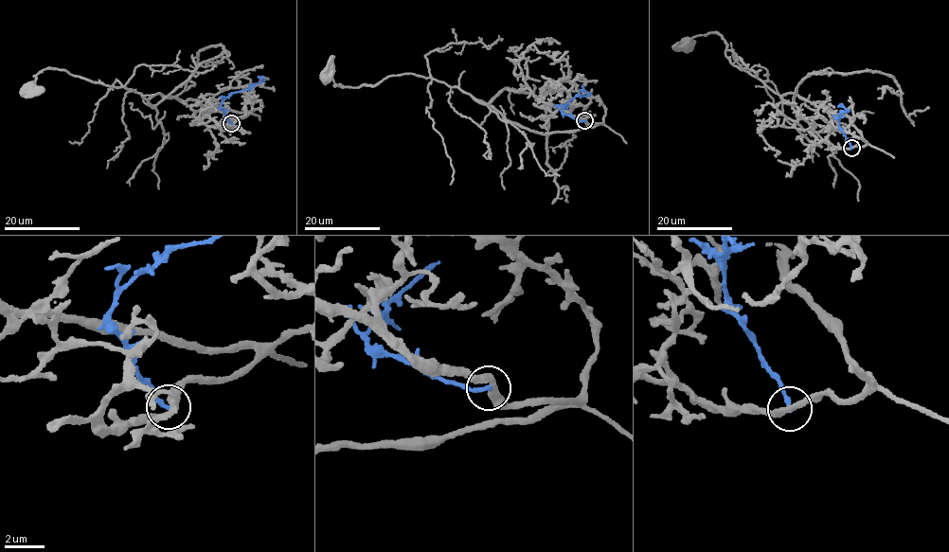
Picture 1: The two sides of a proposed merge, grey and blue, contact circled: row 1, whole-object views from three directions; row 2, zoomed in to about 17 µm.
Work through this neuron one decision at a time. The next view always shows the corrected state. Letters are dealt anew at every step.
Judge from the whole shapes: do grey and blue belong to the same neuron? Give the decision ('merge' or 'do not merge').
do not merge

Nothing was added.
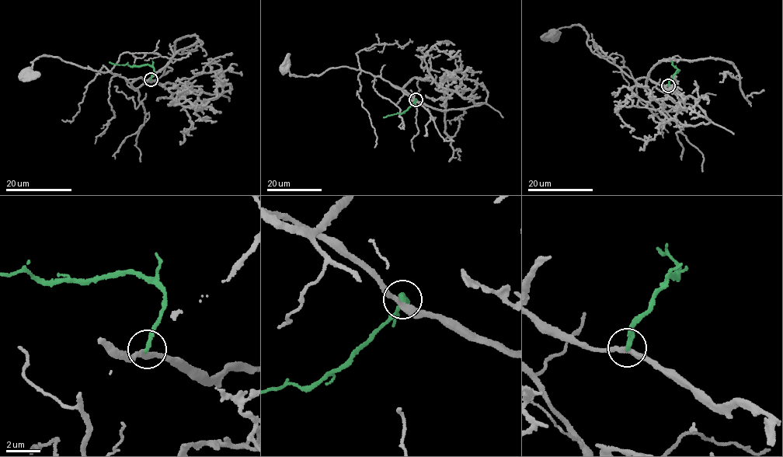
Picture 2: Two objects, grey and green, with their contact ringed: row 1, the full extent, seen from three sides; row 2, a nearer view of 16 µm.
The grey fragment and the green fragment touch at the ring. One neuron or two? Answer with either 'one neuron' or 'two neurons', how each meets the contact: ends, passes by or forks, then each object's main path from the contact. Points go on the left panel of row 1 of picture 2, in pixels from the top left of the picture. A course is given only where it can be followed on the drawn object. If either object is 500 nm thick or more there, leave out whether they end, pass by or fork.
two neurons | grey passes by | green ends | grey via (150, 79), (146, 81), (140, 77), (130, 83), (116, 74), (81, 68), (50, 55), (37, 57), (26, 75) | green via (150, 79), (154, 69), (147, 64), (130, 66), (109, 62)

